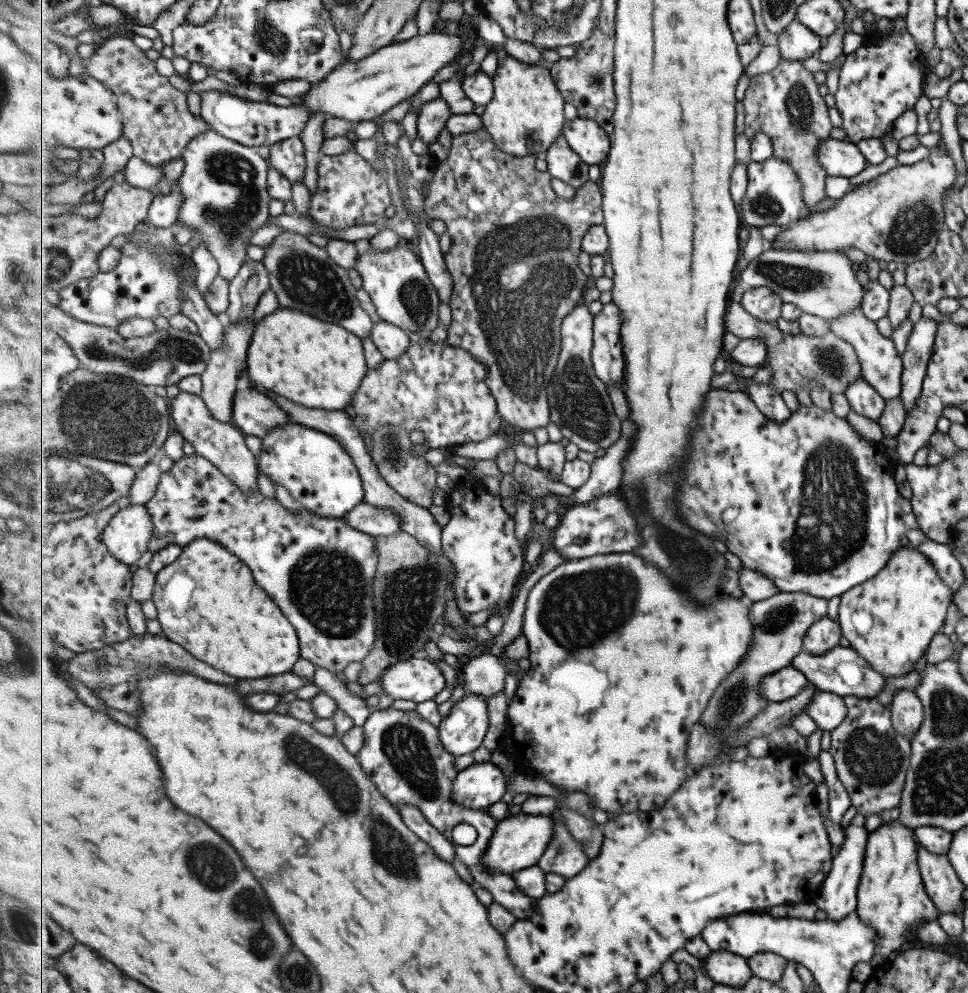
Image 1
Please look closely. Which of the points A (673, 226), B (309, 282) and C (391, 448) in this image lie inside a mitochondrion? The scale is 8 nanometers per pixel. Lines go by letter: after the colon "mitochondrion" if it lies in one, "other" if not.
A: other
B: mitochondrion
C: mitochondrion

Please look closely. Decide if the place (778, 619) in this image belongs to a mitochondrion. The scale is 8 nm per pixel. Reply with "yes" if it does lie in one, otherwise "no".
yes

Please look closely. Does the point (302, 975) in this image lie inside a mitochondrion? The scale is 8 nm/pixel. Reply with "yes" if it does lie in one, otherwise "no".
yes

